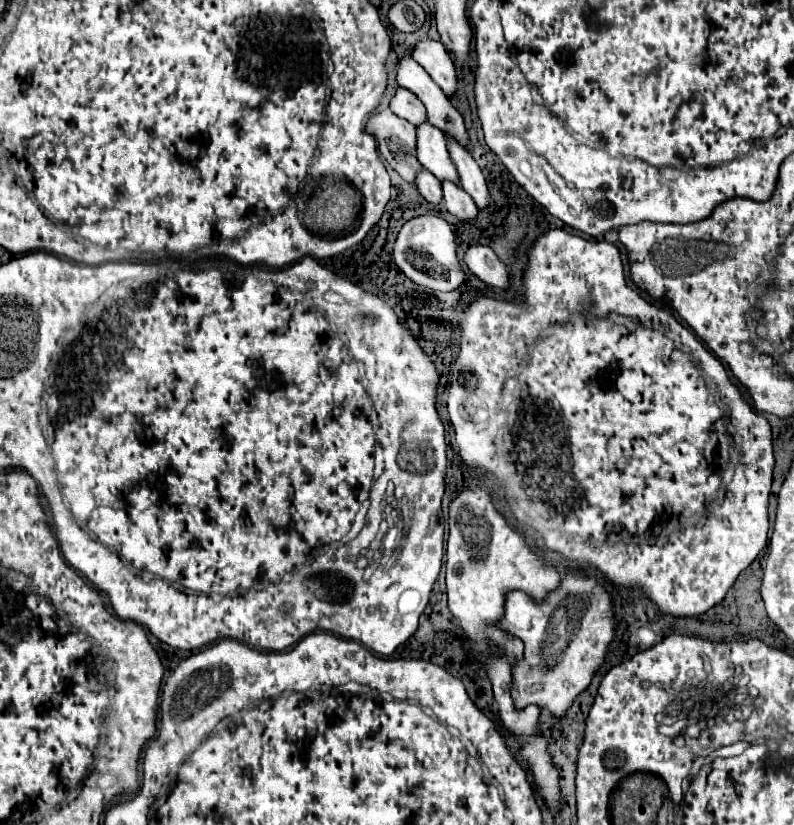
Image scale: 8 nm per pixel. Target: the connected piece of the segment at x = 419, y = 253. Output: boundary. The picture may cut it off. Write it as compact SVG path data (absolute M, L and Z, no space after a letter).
M420 215L404 223L394 243L394 261L406 277L434 291L452 291L466 281L464 269L456 257L452 227L448 225L448 221L436 215Z

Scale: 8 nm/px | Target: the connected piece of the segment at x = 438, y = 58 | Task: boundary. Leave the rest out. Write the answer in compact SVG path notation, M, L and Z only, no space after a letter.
M432 39L420 41L412 49L412 57L426 69L426 73L438 83L438 87L446 95L452 95L456 91L456 67L450 53L440 41Z

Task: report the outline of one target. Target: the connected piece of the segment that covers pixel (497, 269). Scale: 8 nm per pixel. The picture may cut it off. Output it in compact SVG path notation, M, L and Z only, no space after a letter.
M470 245L464 253L464 265L486 285L492 285L496 289L508 287L508 273L504 263L486 245Z

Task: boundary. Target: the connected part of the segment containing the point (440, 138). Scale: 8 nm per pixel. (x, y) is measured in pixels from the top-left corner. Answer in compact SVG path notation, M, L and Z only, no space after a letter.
M428 121L416 127L416 157L440 181L448 179L458 183L458 173L452 159L448 157L444 133L438 127L432 127Z

